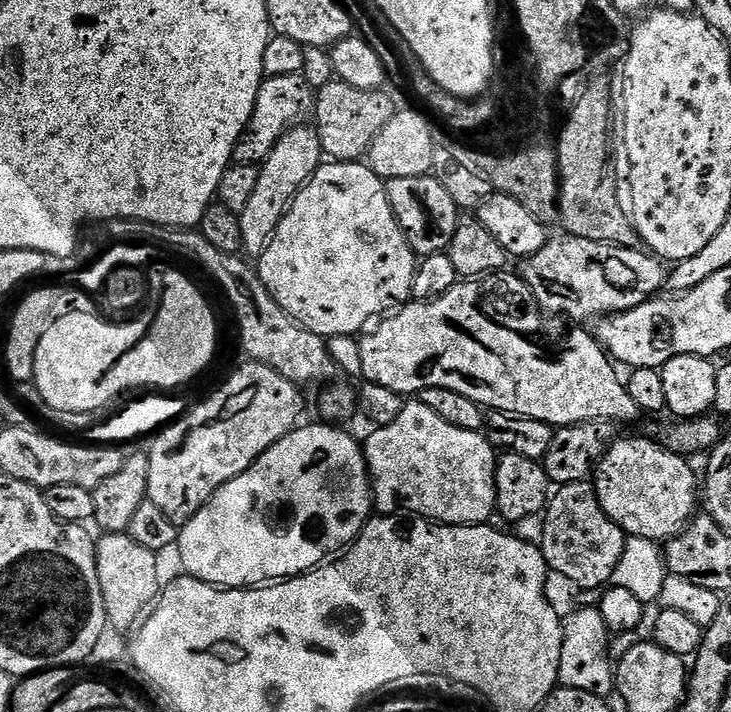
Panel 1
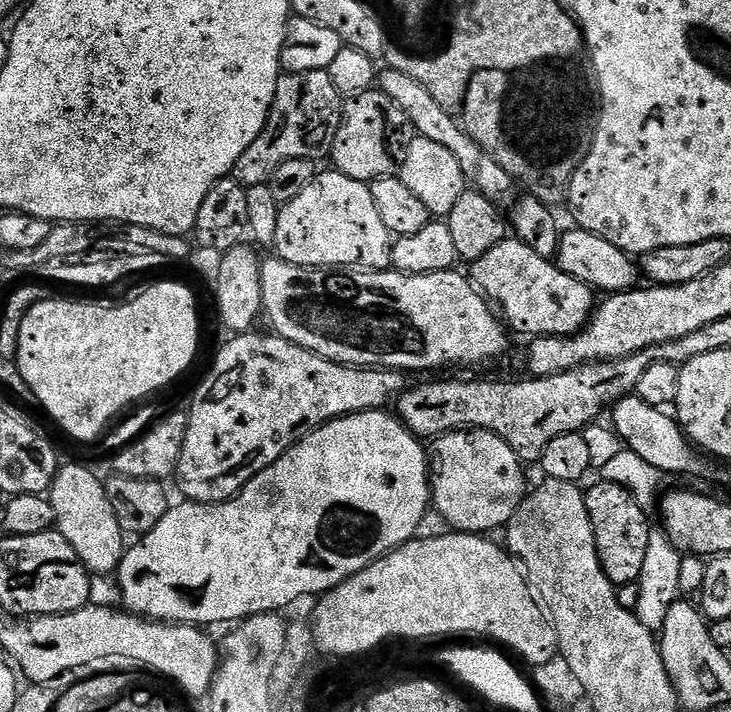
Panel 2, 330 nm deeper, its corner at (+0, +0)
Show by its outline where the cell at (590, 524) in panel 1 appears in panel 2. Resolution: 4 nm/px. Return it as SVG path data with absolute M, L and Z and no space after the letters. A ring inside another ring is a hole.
M601 479L585 491L586 510L590 514L590 526L594 526L594 542L602 570L606 578L617 586L639 581L642 565L646 559L646 546L650 546L653 525L648 525L648 516L637 497L614 482Z

